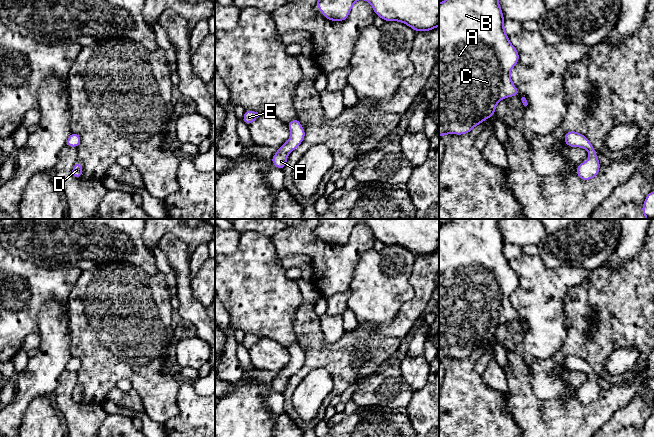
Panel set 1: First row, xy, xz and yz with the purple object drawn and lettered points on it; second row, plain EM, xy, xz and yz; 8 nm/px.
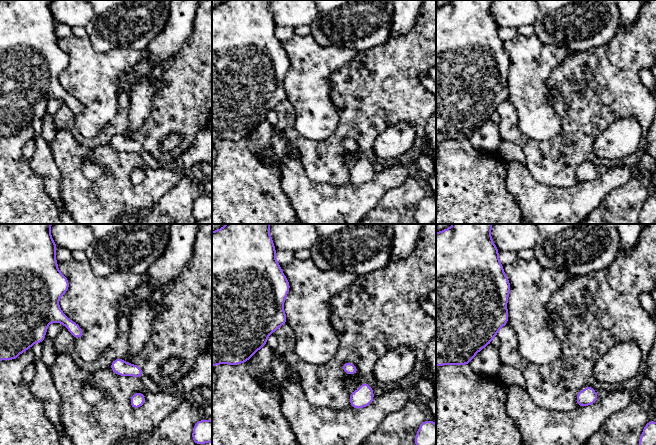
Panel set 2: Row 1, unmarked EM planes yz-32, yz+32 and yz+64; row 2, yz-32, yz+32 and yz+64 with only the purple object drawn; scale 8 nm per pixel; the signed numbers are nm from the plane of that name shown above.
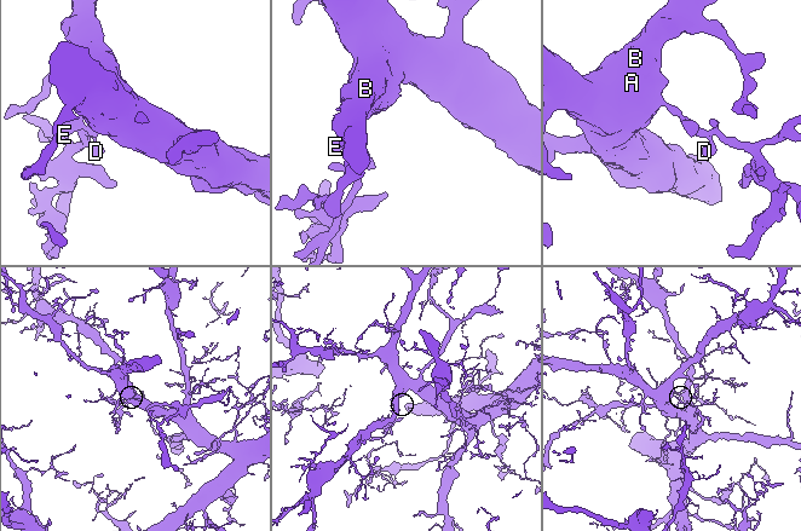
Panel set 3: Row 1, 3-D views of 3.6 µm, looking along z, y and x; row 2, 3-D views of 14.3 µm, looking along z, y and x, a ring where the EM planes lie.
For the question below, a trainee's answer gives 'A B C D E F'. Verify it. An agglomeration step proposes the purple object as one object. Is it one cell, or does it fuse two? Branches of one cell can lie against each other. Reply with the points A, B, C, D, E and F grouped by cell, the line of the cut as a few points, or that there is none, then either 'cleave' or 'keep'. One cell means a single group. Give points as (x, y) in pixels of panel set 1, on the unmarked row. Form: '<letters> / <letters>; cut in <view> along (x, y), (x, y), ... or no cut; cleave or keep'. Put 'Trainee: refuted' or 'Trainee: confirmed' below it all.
A B C D E F; no cut; keep
Trainee: confirmed

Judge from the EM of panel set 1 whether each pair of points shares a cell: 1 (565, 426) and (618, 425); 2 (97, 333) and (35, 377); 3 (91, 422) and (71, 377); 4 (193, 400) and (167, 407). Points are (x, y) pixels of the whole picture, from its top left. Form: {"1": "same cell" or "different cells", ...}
{"1": "different cells", "2": "different cells", "3": "same cell", "4": "different cells"}

